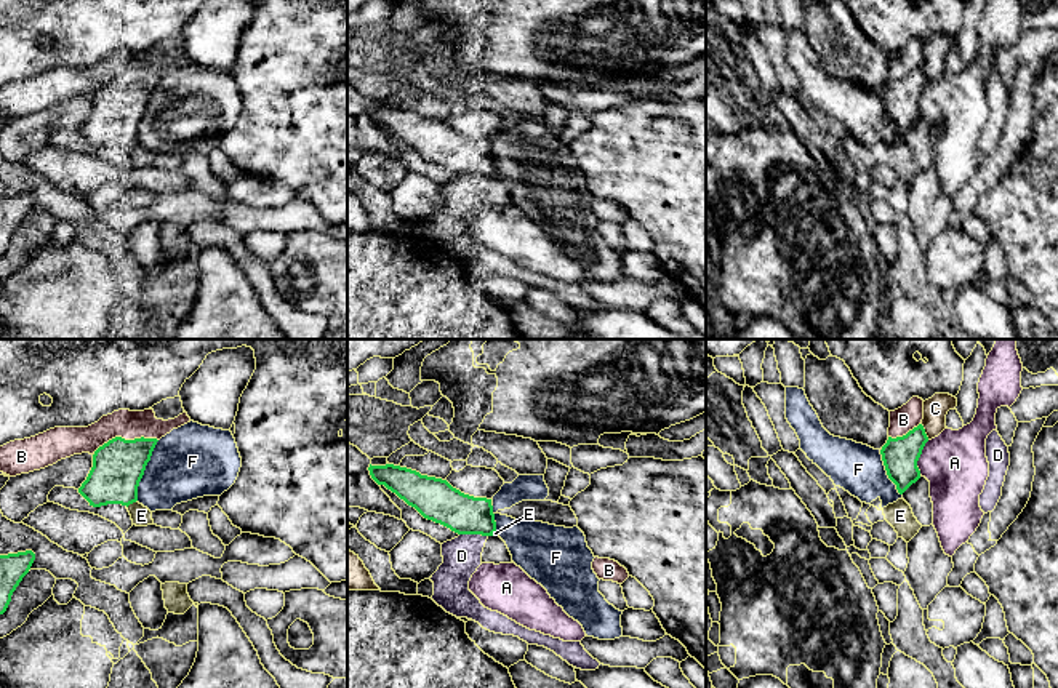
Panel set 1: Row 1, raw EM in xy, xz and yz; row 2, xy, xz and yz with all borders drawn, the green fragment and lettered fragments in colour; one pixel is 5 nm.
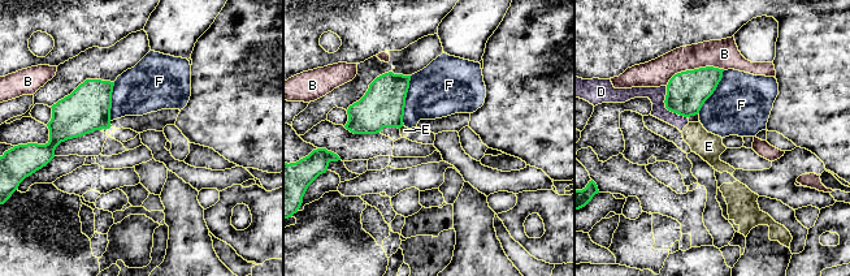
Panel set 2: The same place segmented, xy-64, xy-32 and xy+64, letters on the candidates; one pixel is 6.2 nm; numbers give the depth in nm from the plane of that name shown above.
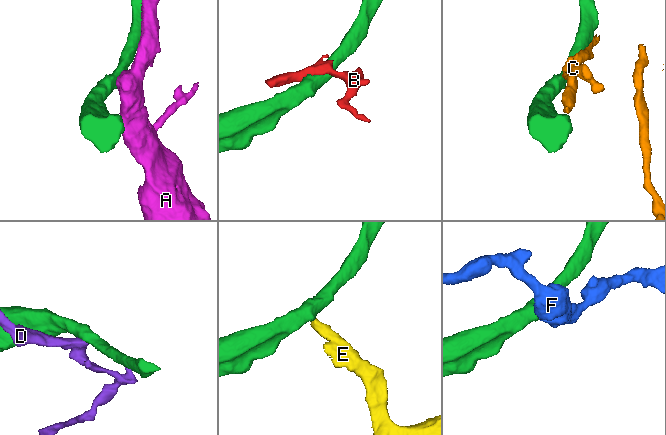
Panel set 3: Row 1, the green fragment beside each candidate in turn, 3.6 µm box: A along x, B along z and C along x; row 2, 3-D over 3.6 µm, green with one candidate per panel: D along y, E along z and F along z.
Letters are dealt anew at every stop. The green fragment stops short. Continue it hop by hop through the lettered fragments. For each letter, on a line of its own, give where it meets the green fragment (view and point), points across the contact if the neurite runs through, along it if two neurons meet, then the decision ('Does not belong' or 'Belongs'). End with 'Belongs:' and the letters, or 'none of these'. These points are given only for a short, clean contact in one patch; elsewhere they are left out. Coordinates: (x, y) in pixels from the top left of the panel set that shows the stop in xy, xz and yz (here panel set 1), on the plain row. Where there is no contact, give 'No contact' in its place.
A: Touches green at yz (919, 98). Does not belong
B: Touches green at xy (124, 80). Does not belong
C: Touches green at yz (924, 74). Does not belong
D: Touches green at xz (474, 175). Does not belong
E: Touches green at xy (132, 144). Does not belong
F: Touches green at xy (144, 111). Does not belong
Belongs: none of these

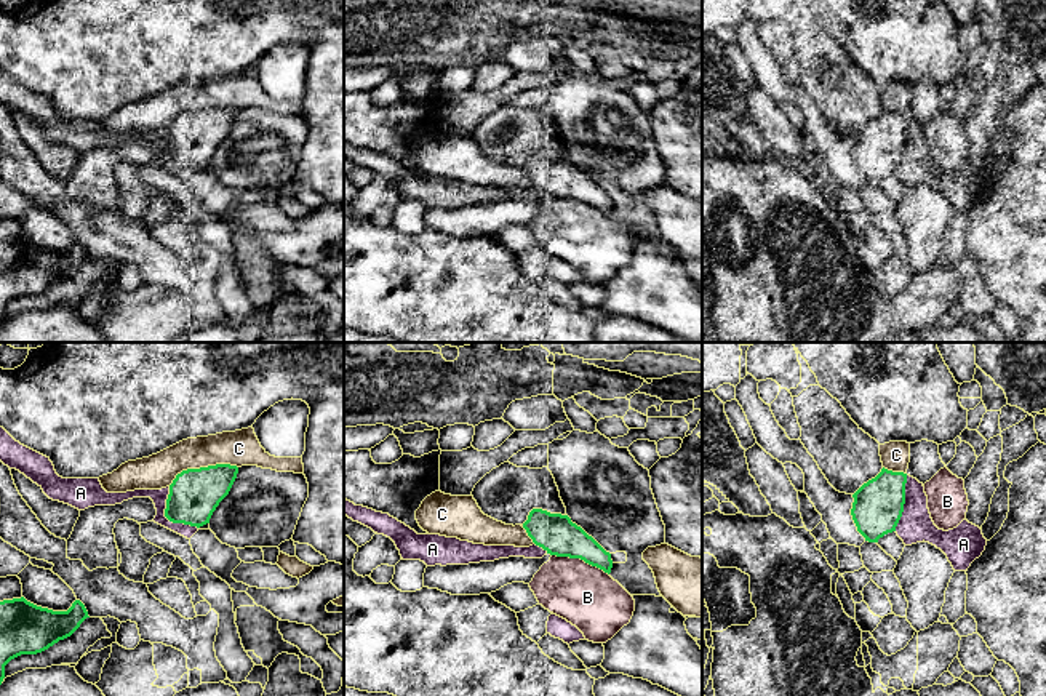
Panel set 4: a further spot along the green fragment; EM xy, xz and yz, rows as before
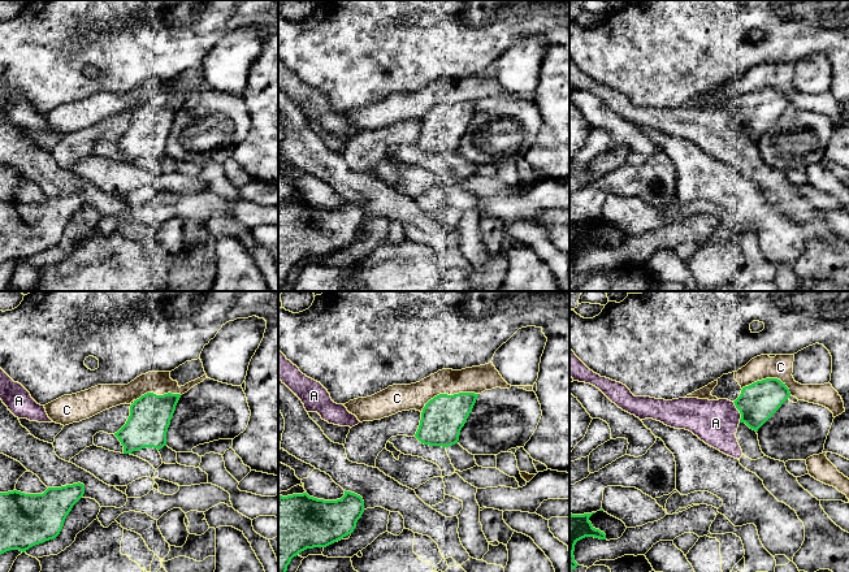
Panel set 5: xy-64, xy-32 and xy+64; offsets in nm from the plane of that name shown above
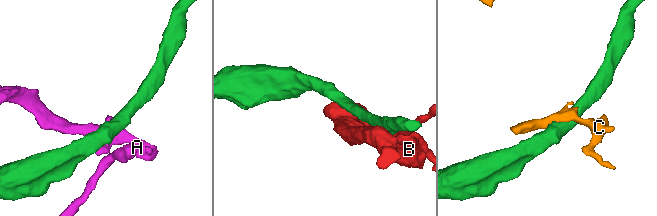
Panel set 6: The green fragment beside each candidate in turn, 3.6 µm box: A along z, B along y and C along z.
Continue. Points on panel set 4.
A: Touches green at xy (167, 159). Does not belong
B: Touches green at xz (581, 200). Does not belong
C: Touches green at xy (202, 109). Does not belong
Belongs: none of these

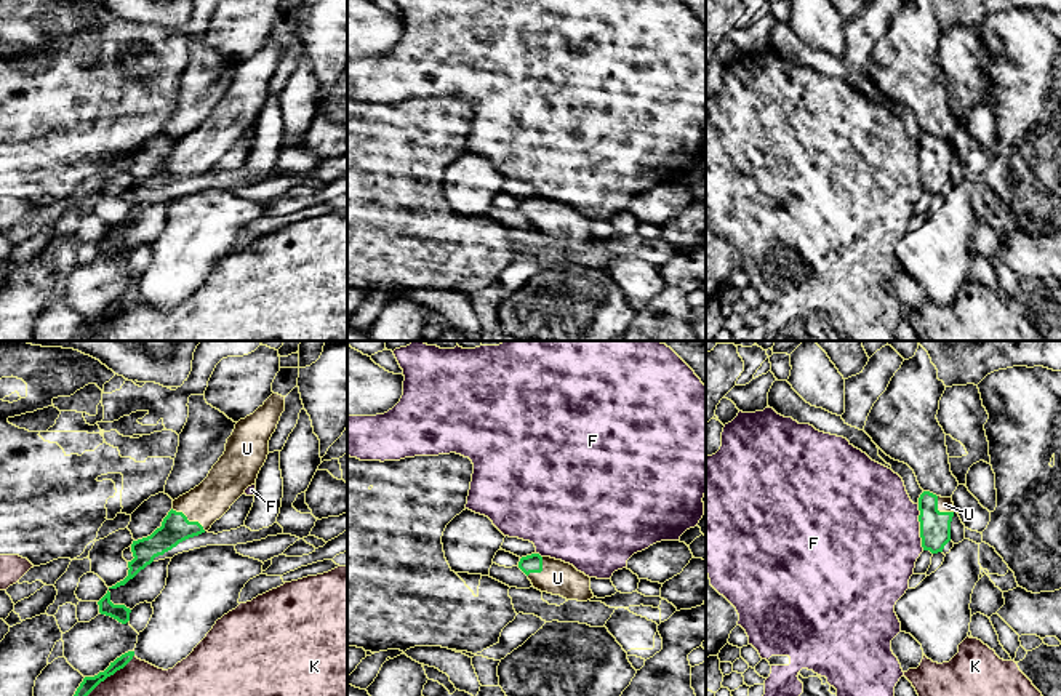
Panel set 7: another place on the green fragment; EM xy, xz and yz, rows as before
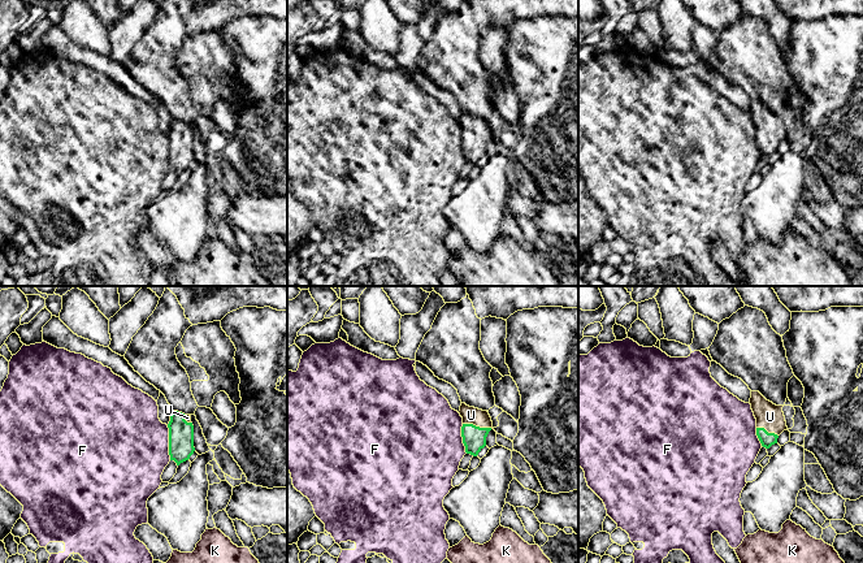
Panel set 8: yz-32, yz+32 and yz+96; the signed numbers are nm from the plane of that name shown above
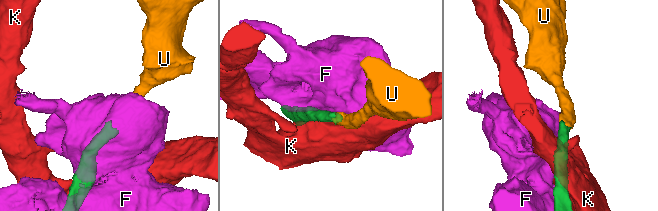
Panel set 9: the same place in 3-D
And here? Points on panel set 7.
F: Touches green at yz (920, 168). Does not belong
K: Touches green at xy (109, 317). Does not belong
U: Touches green at xy (188, 162). Path across: xy (175, 170), (188, 162), (207, 144). Belongs
Belongs: U

